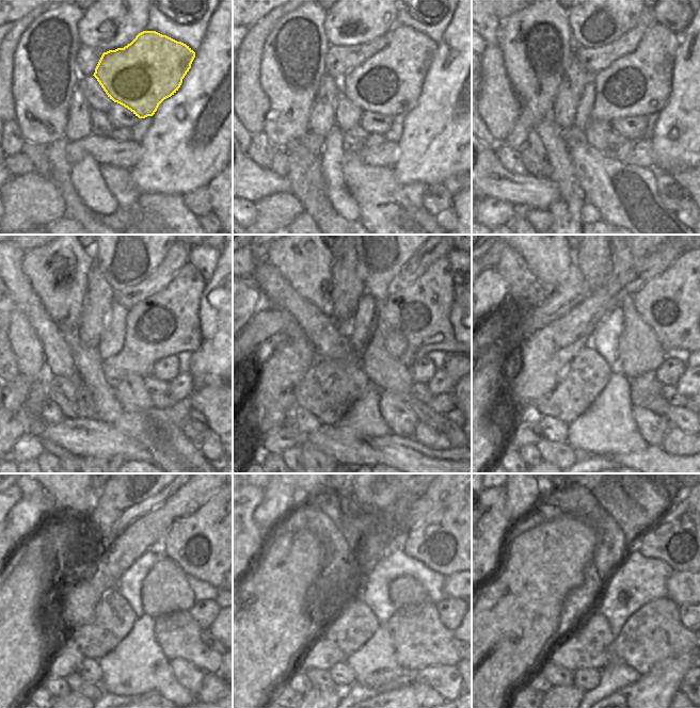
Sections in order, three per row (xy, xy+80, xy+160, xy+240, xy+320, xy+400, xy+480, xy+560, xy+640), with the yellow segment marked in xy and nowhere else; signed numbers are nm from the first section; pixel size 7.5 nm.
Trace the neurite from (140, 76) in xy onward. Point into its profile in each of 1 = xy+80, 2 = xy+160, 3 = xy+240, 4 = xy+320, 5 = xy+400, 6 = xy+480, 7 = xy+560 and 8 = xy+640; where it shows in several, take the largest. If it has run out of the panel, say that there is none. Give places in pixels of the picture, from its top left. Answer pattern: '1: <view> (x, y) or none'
1: xy+80 (390, 82)
2: xy+160 (637, 84)
3: xy+240 (166, 323)
4: xy+320 (420, 311)
5: xy+400 (672, 304)
6: xy+480 (206, 545)
7: xy+560 (442, 540)
8: xy+640 (680, 538)

